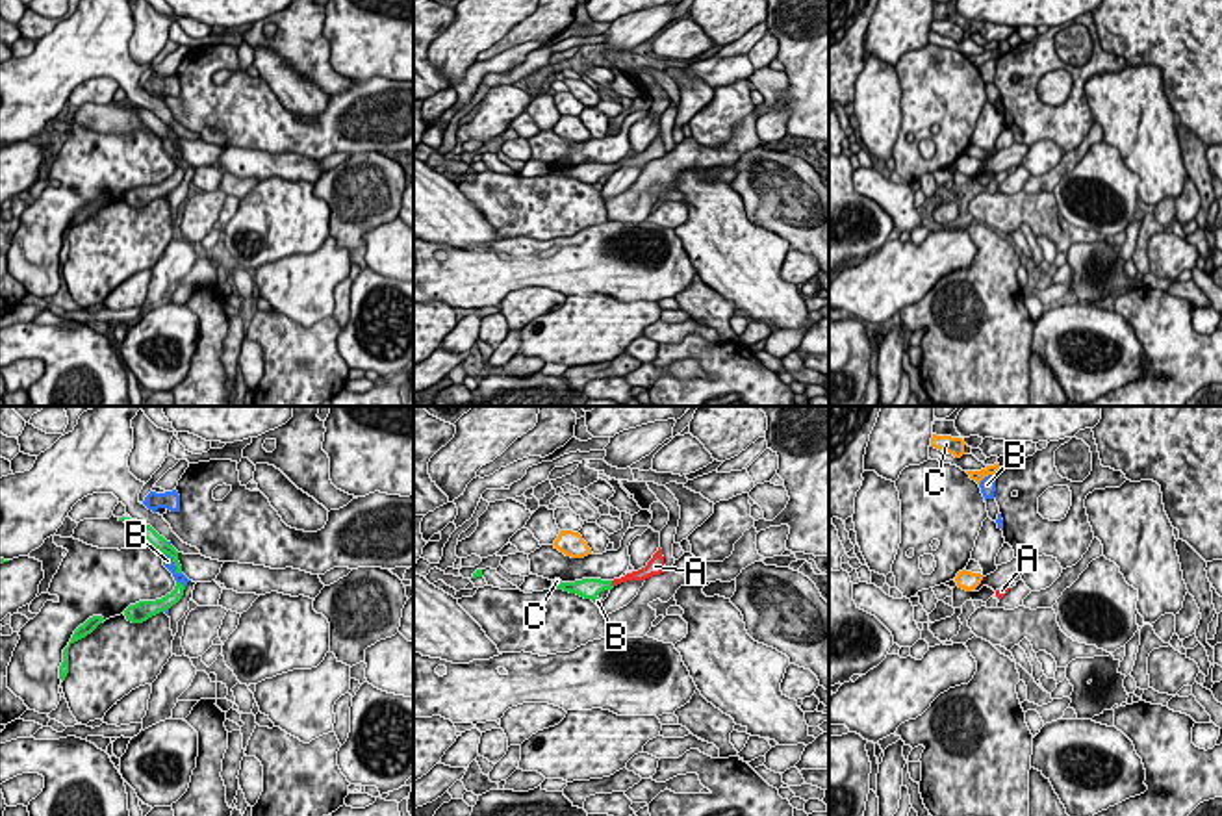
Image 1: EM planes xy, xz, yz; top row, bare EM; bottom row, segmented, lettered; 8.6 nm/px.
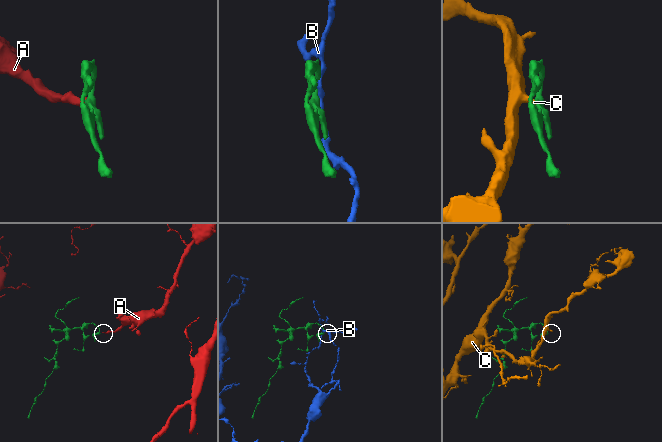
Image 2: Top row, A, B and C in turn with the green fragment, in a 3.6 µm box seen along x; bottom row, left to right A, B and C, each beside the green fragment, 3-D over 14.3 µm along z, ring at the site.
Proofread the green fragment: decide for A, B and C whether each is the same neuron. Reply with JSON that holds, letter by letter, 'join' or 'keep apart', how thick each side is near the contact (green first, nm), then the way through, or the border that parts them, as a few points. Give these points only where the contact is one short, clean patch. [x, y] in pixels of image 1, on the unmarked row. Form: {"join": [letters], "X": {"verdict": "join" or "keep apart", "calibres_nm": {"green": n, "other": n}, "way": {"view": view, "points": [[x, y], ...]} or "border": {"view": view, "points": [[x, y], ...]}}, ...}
{"join": ["A"], "A": {"verdict": "join", "calibres_nm": {"green": 190, "other": 100}, "way": {"view": "xz", "points": [[588, 173], [610, 169], [636, 160]]}}, "B": {"verdict": "keep apart", "calibres_nm": {"green": 130, "other": 90}}, "C": {"verdict": "keep apart", "calibres_nm": {"green": 160, "other": 60}}}

